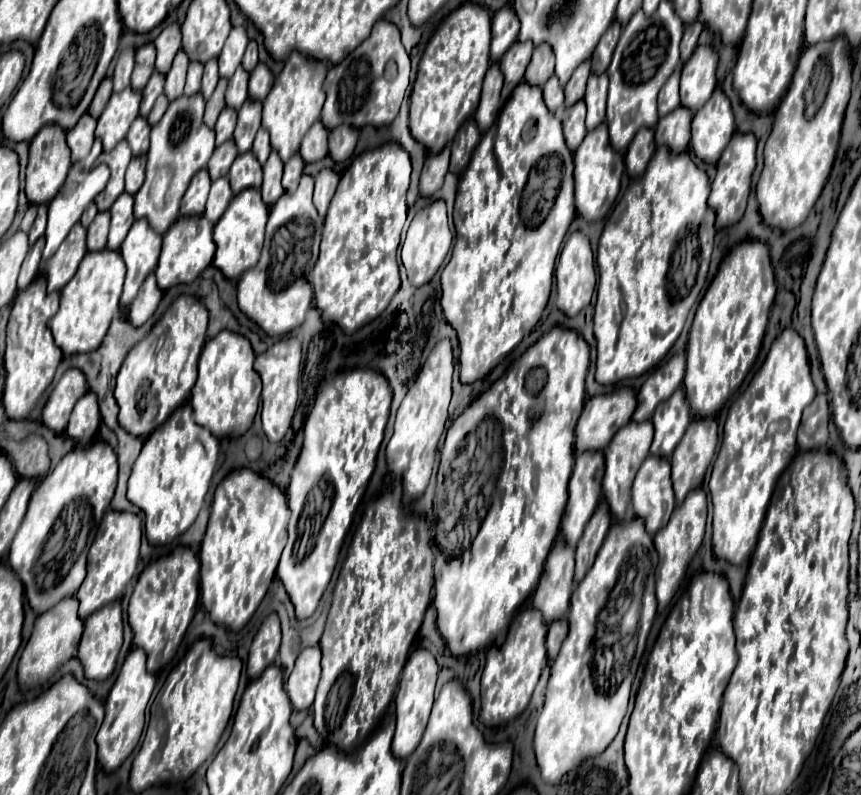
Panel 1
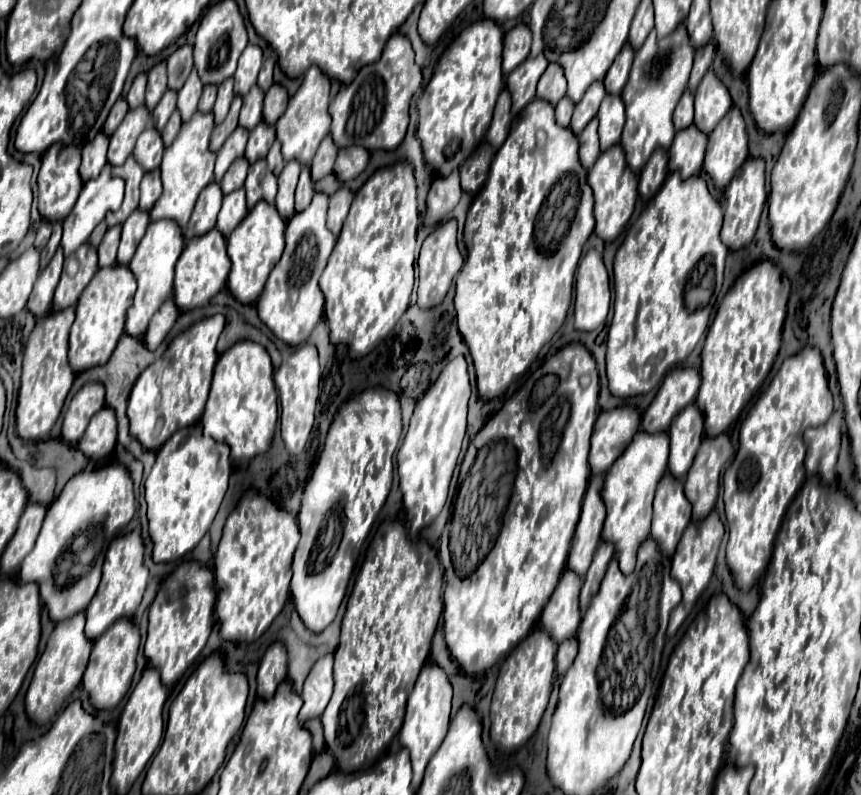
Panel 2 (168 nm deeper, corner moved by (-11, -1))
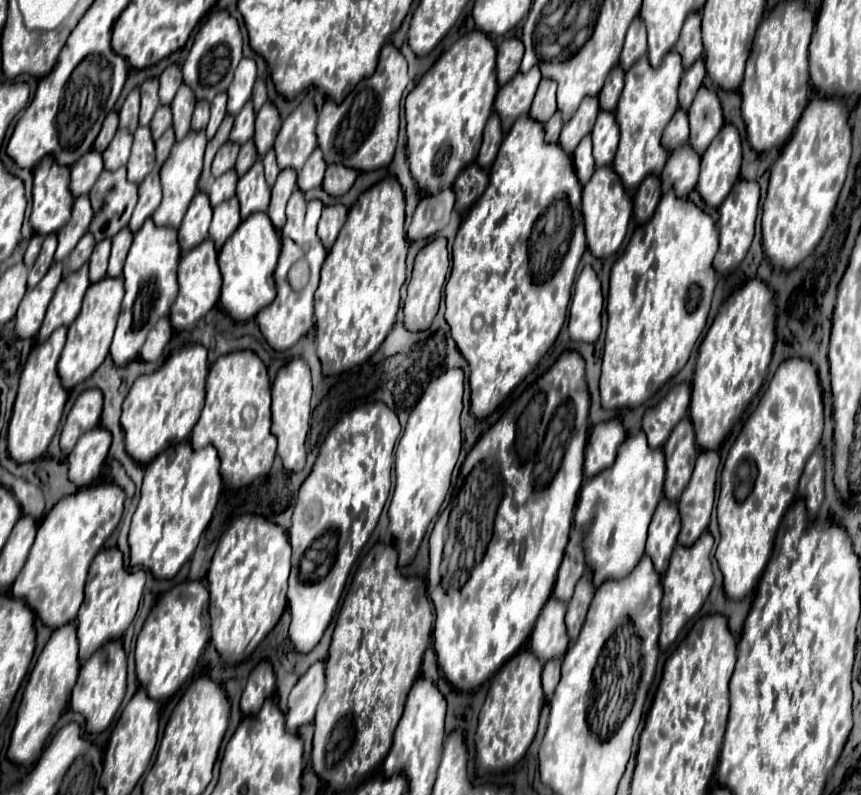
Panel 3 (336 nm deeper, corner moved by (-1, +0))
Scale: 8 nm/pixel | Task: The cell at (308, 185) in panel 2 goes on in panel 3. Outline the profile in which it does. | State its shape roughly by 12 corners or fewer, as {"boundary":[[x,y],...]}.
{"boundary":[[295,190],[287,202],[287,224],[282,237],[296,239],[292,232],[303,224],[305,198]]}

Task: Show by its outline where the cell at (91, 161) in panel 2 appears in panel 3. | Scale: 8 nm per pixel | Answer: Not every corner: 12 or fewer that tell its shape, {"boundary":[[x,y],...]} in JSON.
{"boundary":[[97,150],[71,166],[73,196],[87,194],[103,170]]}

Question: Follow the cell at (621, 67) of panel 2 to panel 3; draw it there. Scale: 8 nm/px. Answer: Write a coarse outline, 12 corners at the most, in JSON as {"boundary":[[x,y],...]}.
{"boundary":[[617,64],[599,92],[601,110],[615,110],[623,90],[623,68]]}

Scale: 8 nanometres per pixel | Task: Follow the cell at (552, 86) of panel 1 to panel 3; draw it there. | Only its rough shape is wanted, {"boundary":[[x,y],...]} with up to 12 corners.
{"boundary":[[561,112],[551,116],[545,124],[547,142],[559,140],[559,130],[563,126]]}

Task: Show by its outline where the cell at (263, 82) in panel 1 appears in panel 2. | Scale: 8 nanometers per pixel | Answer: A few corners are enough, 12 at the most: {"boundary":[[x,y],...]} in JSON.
{"boundary":[[273,85],[265,93],[263,121],[277,123],[285,113],[289,95]]}

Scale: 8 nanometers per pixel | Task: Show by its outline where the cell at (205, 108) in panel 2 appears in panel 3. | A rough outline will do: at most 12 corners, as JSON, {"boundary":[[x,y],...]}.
{"boundary":[[209,102],[195,104],[191,128],[205,128],[209,118]]}

